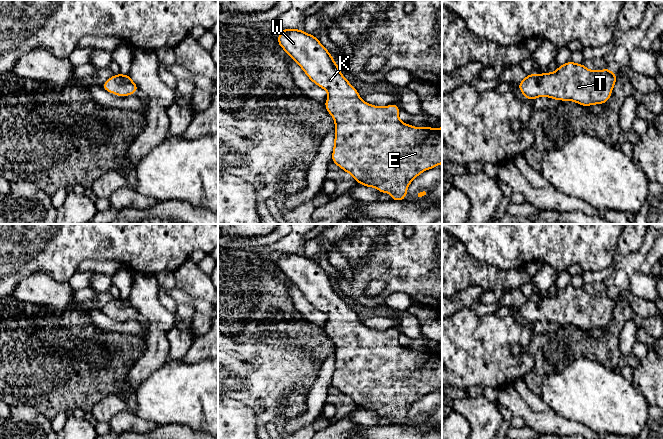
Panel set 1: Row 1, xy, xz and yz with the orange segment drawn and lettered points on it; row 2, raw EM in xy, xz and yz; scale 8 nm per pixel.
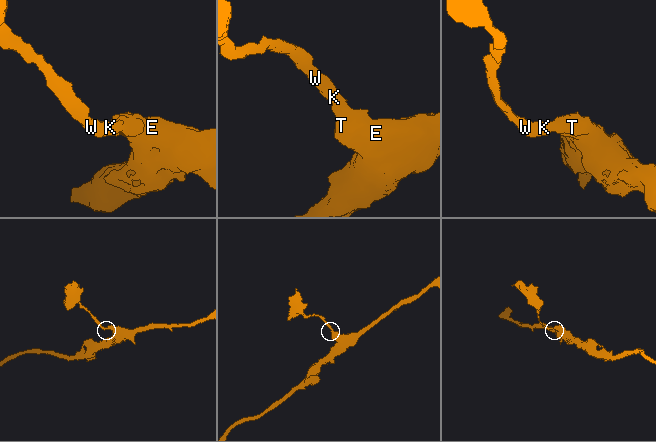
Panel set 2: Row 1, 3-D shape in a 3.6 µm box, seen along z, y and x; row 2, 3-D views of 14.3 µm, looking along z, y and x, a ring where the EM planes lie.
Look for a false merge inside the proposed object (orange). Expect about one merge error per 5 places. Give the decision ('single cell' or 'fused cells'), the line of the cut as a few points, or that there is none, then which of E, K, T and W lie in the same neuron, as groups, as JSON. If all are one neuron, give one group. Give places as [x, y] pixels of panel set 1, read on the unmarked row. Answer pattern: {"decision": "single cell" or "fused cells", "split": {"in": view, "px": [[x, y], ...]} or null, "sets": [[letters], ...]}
{"decision": "single cell", "split": null, "sets": [["E", "K", "T", "W"]]}

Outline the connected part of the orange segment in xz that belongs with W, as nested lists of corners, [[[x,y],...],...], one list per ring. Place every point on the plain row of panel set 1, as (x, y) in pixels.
[[[282,253],[277,265],[284,275],[298,287],[309,303],[328,316],[329,322],[324,328],[335,344],[332,386],[351,398],[358,408],[376,411],[380,417],[389,416],[392,424],[402,425],[406,422],[408,410],[415,401],[442,387],[442,351],[438,353],[413,351],[399,344],[400,332],[397,328],[378,331],[364,326],[357,314],[342,300],[333,281],[315,260],[300,253]]]

